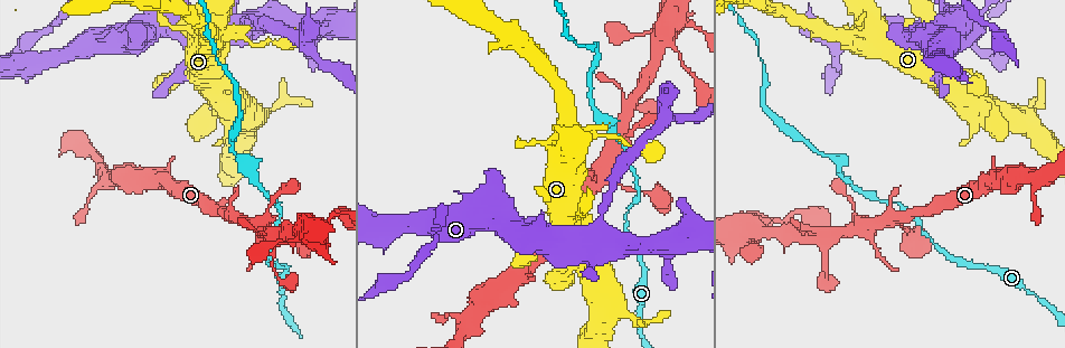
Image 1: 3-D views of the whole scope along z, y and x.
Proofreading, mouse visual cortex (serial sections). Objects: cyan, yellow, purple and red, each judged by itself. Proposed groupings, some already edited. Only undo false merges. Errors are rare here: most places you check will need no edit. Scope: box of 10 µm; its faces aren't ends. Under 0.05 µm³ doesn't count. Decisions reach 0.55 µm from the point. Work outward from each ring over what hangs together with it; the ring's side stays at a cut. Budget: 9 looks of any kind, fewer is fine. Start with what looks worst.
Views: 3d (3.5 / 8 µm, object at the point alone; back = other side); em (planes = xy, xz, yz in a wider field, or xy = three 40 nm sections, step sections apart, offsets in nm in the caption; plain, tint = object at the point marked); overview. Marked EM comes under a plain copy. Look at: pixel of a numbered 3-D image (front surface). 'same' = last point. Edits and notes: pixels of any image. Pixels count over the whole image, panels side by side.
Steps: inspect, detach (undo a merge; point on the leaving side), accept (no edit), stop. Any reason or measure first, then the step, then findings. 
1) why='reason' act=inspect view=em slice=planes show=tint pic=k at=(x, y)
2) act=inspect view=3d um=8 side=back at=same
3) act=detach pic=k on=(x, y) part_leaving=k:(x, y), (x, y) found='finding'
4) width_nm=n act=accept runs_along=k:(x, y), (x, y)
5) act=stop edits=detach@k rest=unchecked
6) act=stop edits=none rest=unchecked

act=inspect view=3d um=3.5 pic=1 at=(330, 223)

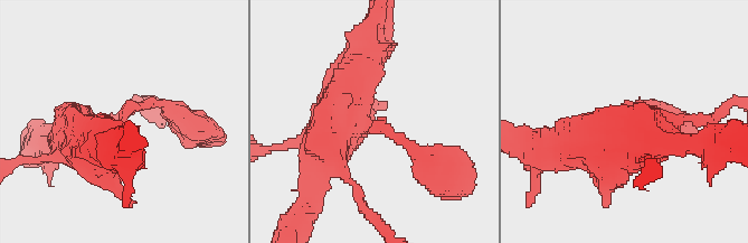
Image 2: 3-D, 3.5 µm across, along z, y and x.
act=inspect view=em slice=xy step=2 show=tint pic=2 at=(370, 126)

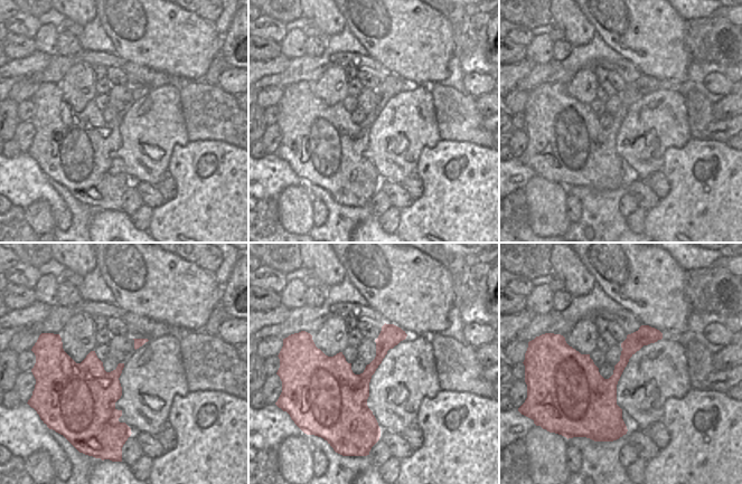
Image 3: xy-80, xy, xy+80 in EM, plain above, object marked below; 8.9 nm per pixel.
act=accept runs_along=2:(74, 140), (105, 140), (132, 105), (170, 109) found='continuous, no second cell'

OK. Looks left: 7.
why='sudden change in width' act=inspect view=3d um=3.5 side=back pic=1 at=(221, 35)

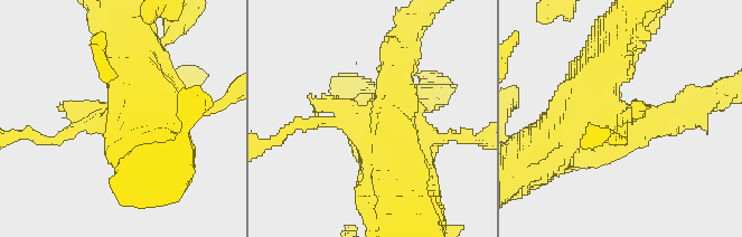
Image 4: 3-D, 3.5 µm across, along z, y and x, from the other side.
why='now the EM' act=inspect view=em slice=xy step=1 show=tint pic=4 at=(606, 113)

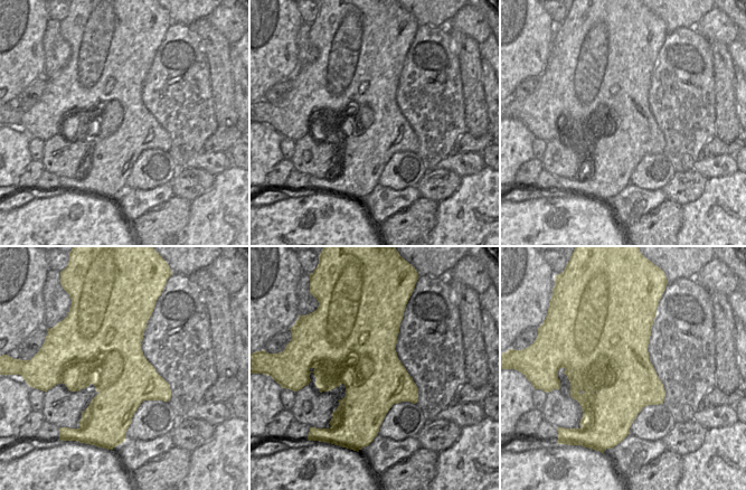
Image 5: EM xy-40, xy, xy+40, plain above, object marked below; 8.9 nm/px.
act=accept runs_along=4:(528, 158), (580, 113), (646, 124) found='continuous, no second cell'

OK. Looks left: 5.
why='abrupt turn' act=inspect view=3d um=3.5 pic=1 at=(961, 39)

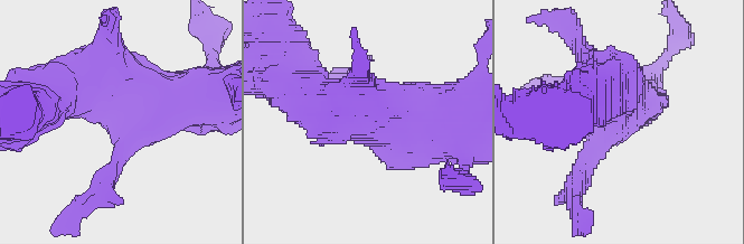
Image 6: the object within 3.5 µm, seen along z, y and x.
act=inspect view=em slice=xy step=3 show=tint pic=6 at=(613, 120)

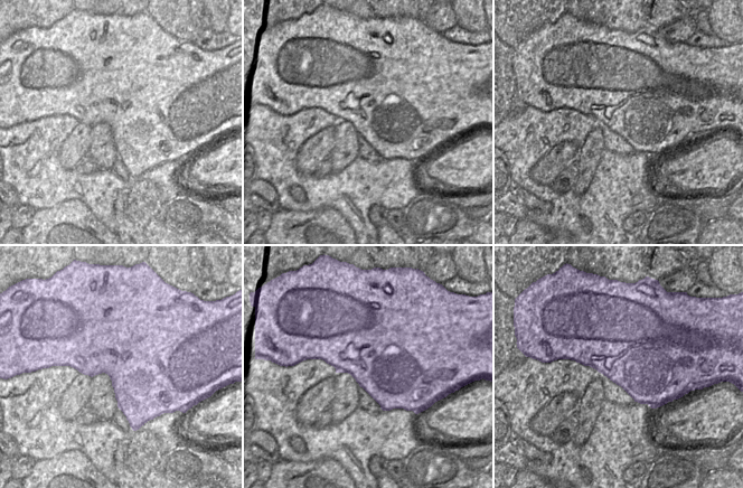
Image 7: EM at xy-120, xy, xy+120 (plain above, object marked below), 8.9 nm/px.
act=inspect view=em slice=xy step=1 show=tint at=same

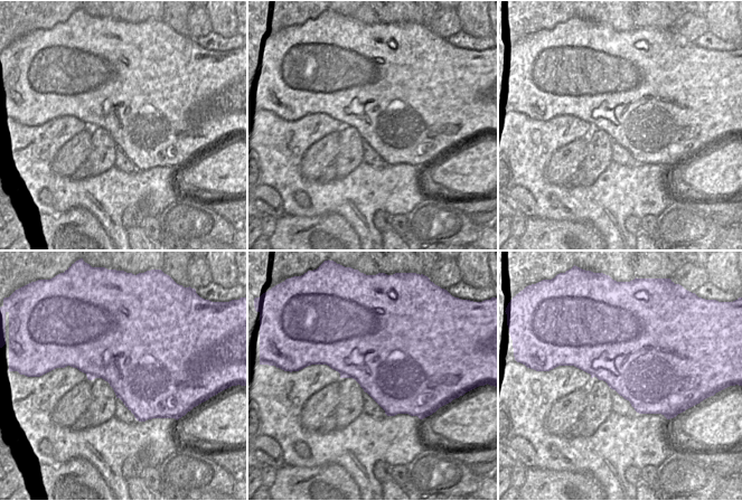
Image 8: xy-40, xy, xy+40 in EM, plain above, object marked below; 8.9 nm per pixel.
act=accept runs_along=6:(313, 97), (383, 120), (458, 111) found='continuous, no second cell'

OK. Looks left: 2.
why='thin neck' act=inspect view=3d um=3.5 pic=1 at=(825, 276)

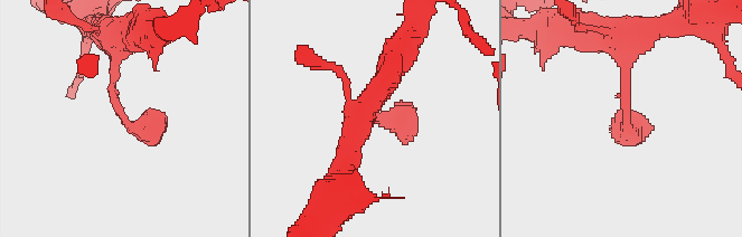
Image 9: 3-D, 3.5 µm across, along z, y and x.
why='shape alone is not enough' act=inspect view=em slice=planes show=tint pic=9 at=(627, 110)

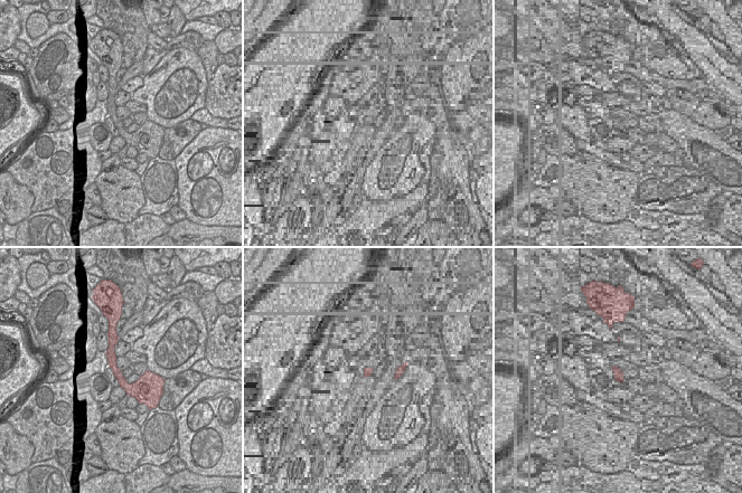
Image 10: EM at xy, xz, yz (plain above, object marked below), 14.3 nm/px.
act=accept runs_along=10:(114, 337), (112, 364), (140, 399) found='one cell here'

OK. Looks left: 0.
act=stop edits=none rest=unchecked

